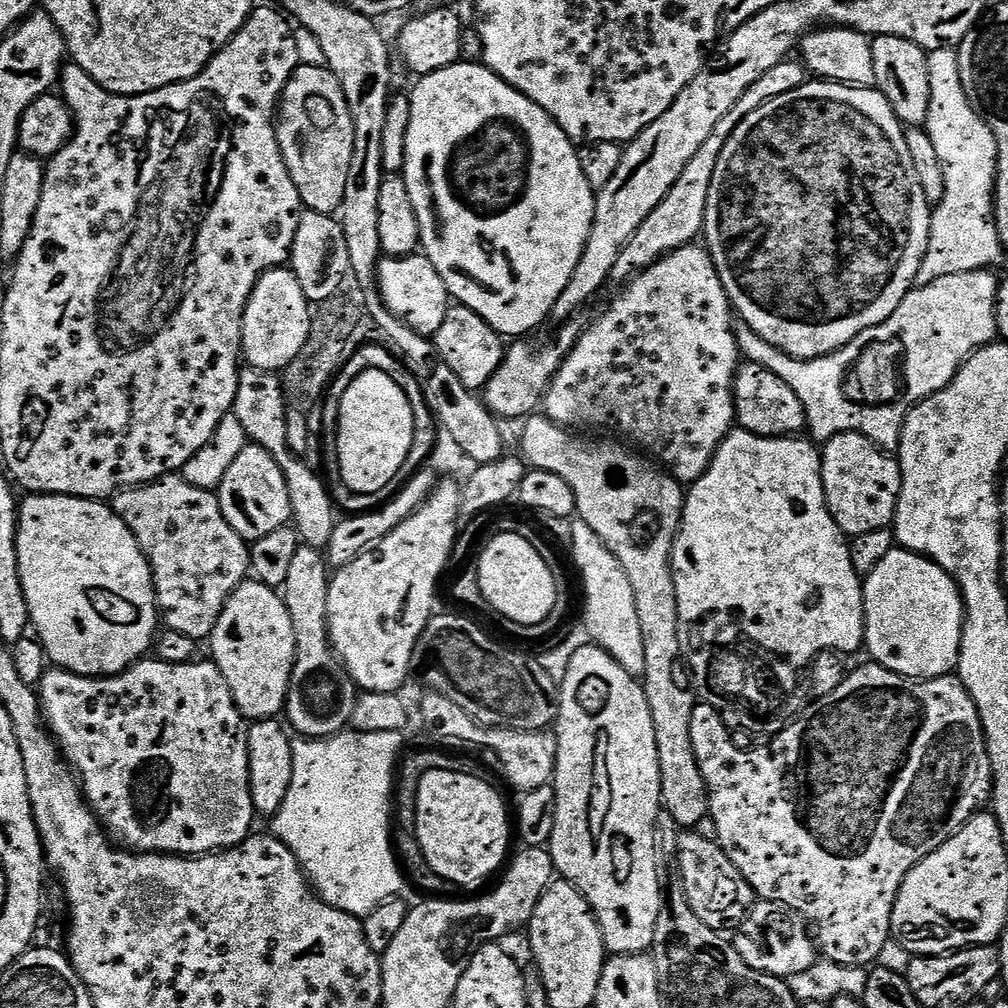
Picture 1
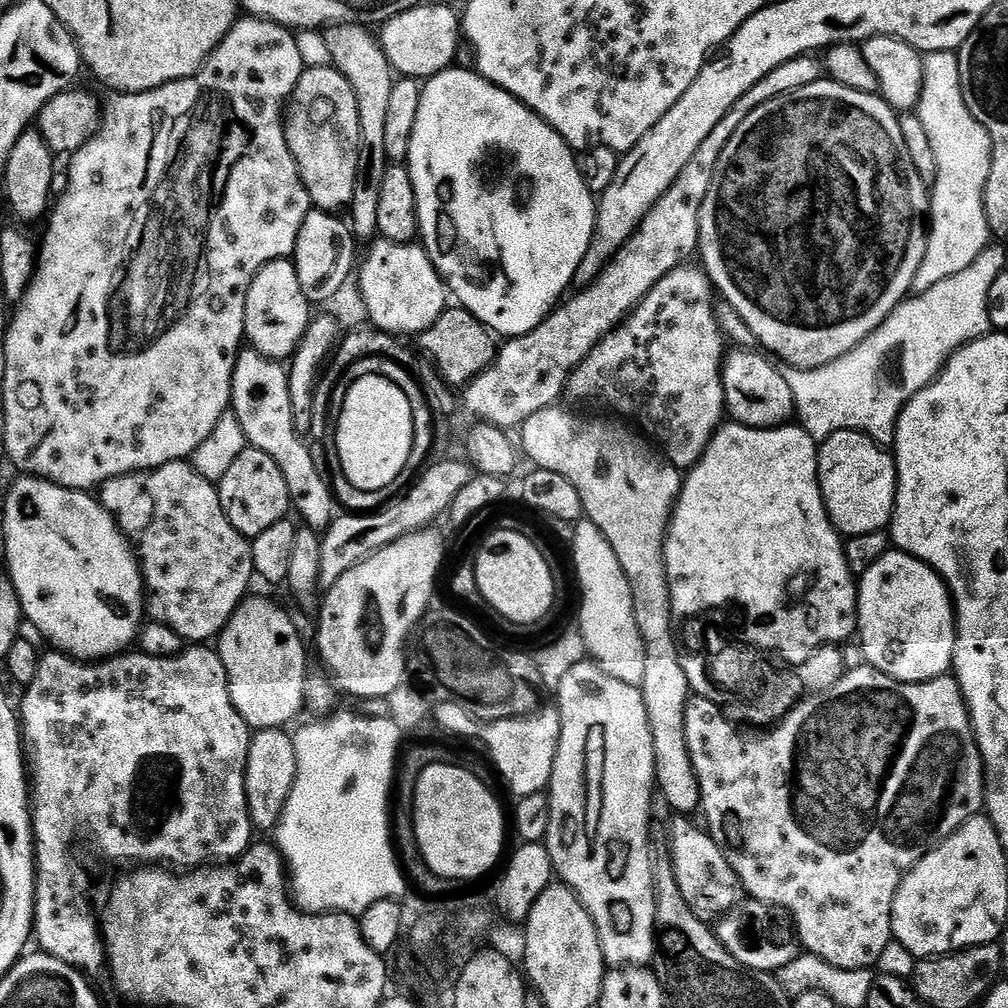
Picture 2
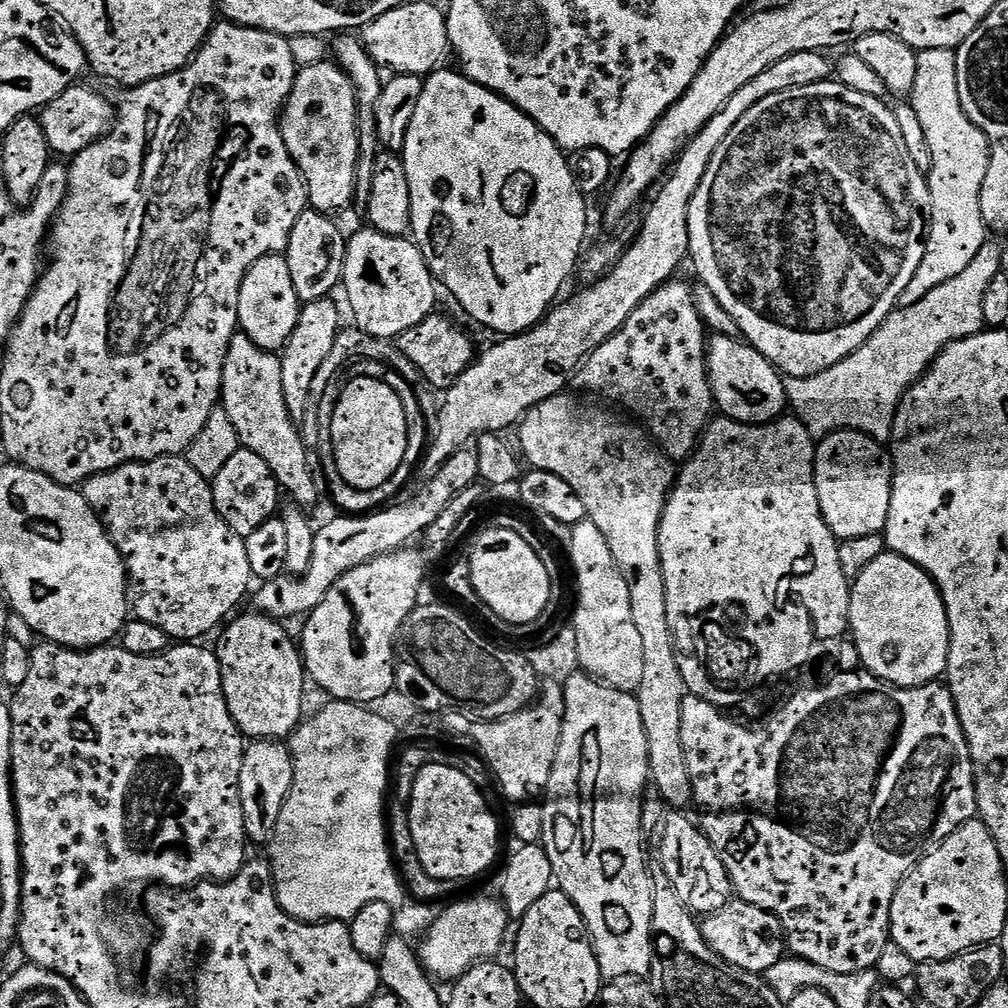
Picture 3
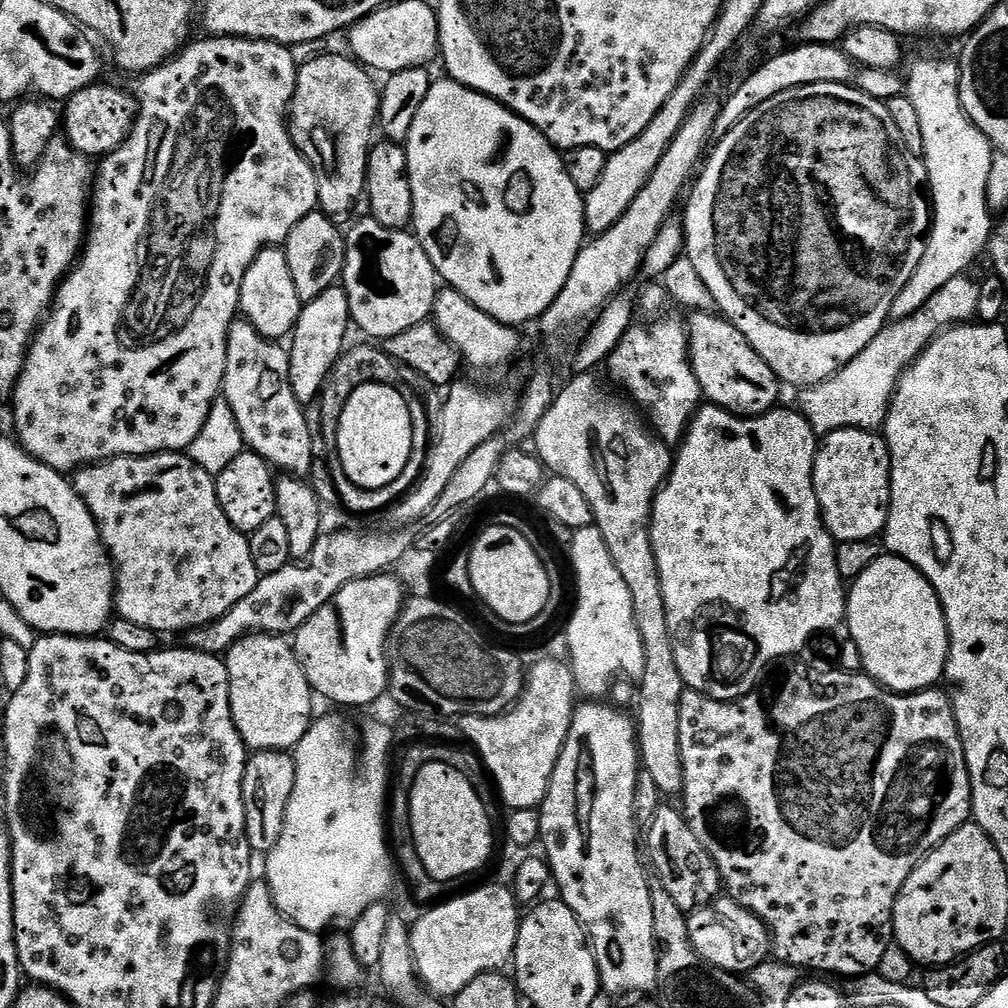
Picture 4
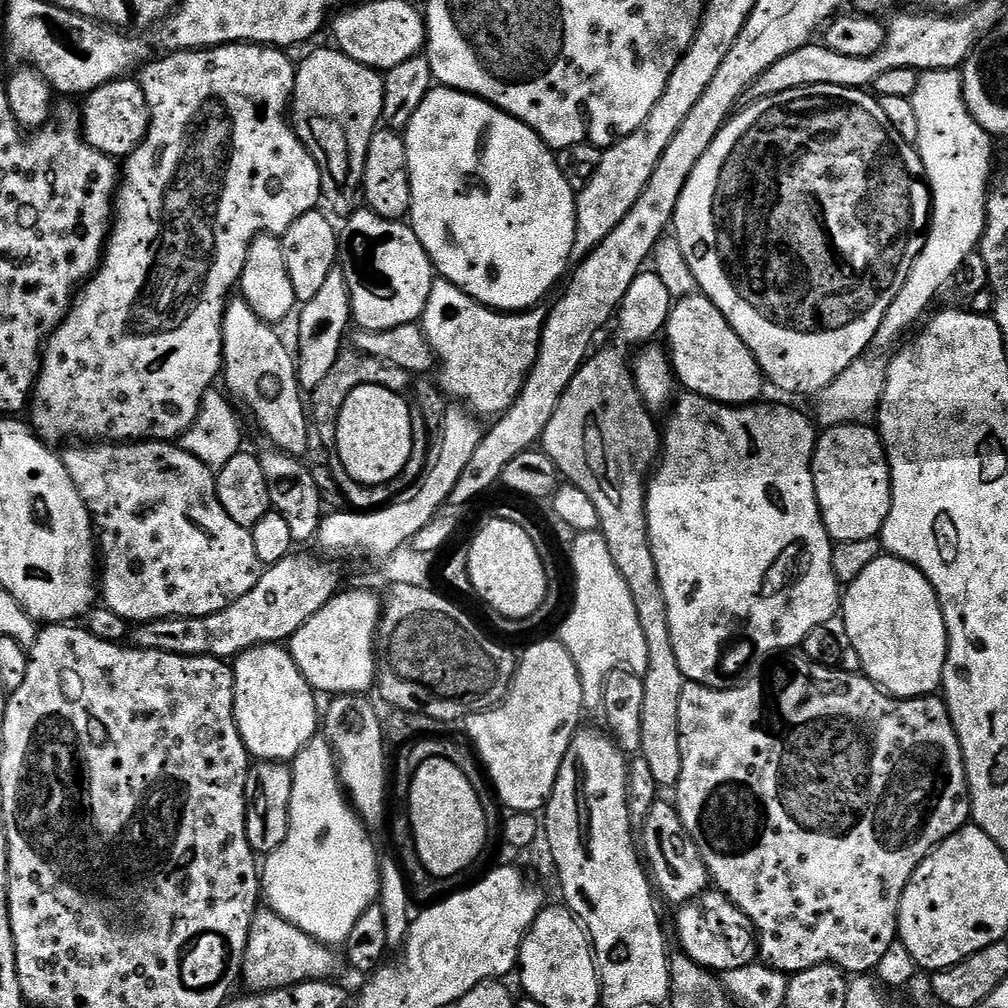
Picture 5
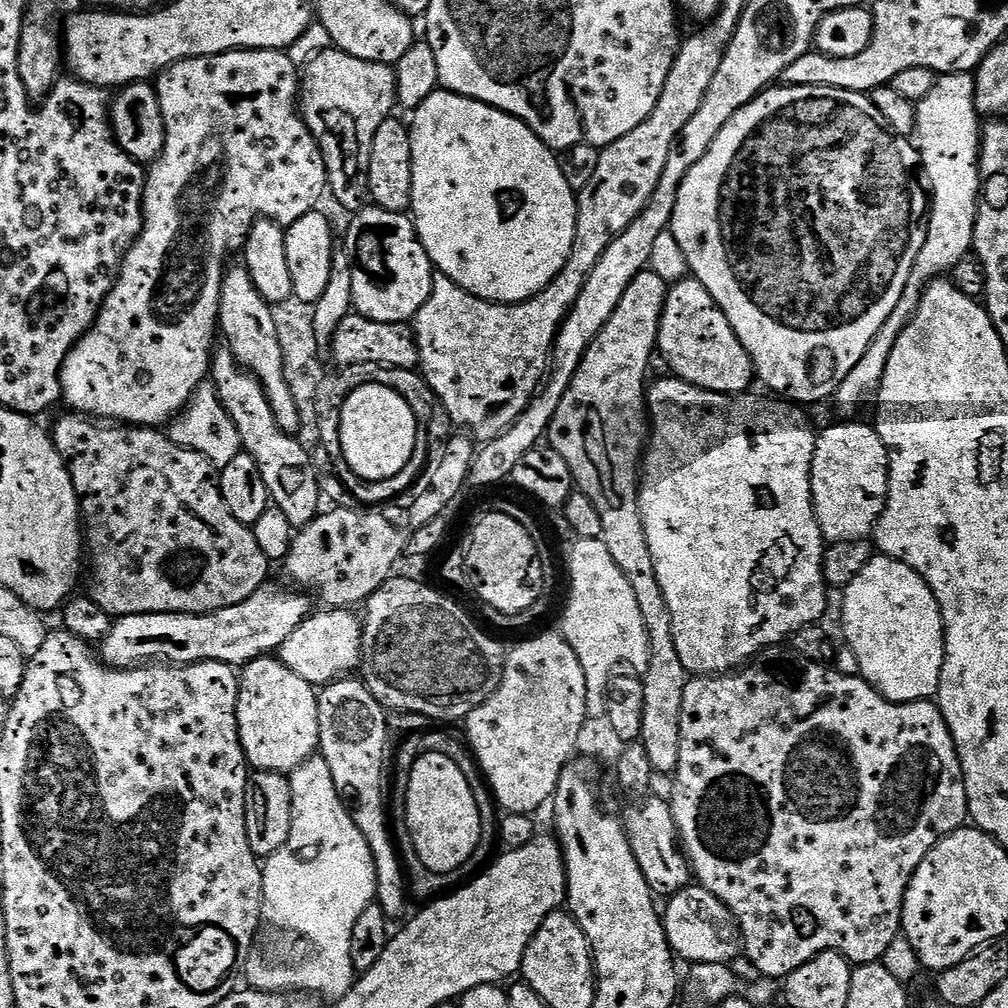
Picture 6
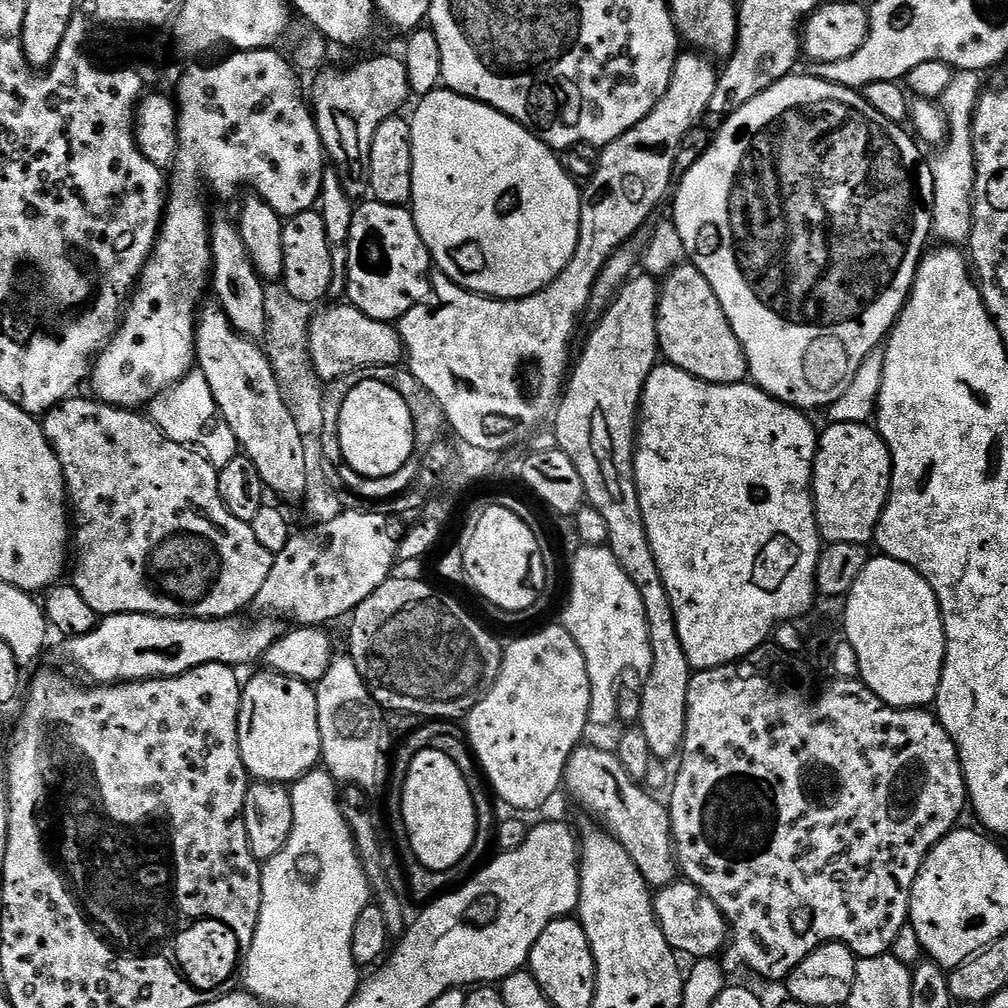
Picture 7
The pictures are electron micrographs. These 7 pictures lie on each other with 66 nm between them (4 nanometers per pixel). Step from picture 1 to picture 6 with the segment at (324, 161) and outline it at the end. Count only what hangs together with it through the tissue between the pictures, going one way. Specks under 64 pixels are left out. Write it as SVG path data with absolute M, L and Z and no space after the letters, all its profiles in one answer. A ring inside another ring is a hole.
M328 46L309 62L305 72L303 69L298 111L326 162L327 191L348 214L361 212L369 203L370 146L374 146L378 126L396 107L396 69L391 64L366 62Z

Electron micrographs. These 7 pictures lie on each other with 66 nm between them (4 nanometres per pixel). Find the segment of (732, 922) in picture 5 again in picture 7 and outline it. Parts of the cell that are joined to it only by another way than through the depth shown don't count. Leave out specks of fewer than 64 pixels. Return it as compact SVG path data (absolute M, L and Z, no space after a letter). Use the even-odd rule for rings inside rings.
M677 882L659 889L655 893L656 917L662 934L673 952L692 956L691 958L715 957L725 951L730 940L728 923L714 902L698 886Z

